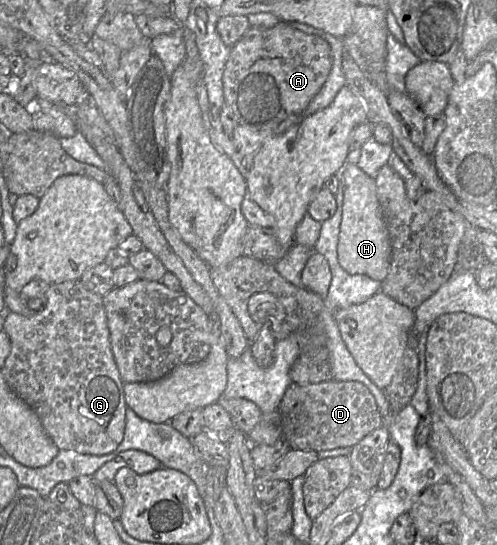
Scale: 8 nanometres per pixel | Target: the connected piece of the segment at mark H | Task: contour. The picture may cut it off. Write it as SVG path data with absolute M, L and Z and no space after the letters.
M345 163L341 182L343 203L337 245L339 264L351 275L362 274L373 280L383 281L390 269L392 247L377 198L375 179L367 175L357 164Z

